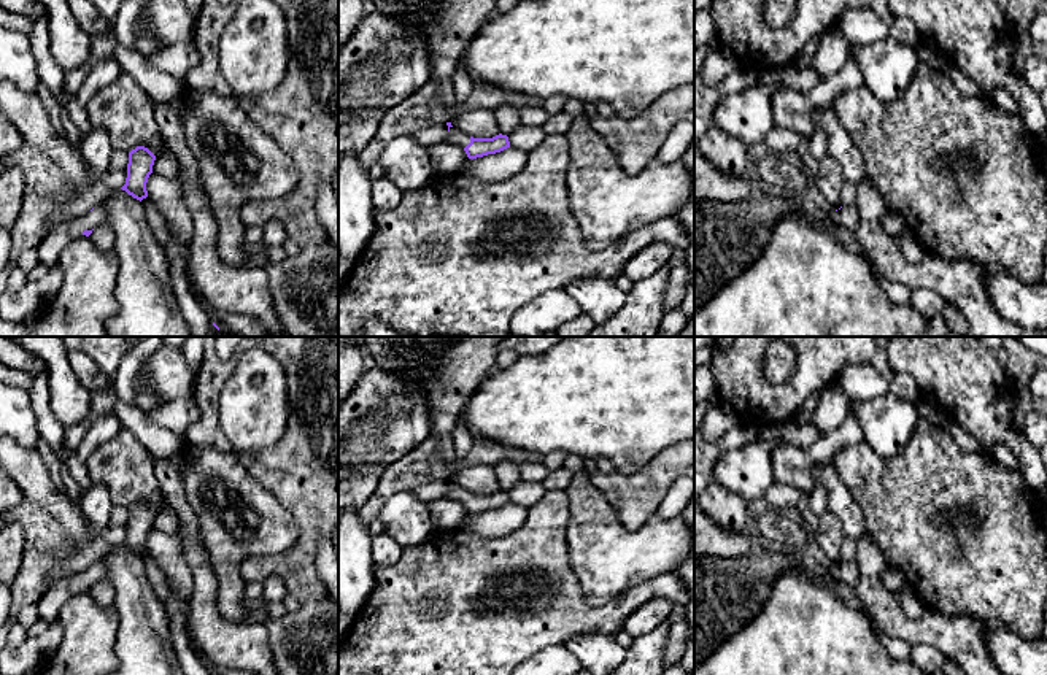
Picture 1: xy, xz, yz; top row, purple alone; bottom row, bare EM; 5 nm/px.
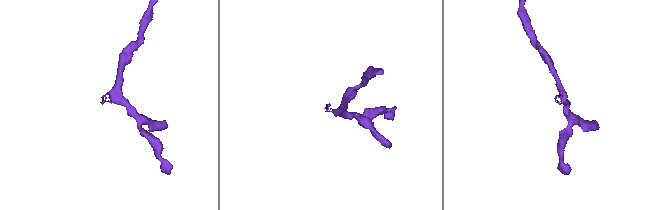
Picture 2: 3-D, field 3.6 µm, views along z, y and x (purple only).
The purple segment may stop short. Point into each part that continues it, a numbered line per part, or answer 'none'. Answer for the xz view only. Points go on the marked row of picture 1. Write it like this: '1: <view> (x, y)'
1: xz (455, 135)

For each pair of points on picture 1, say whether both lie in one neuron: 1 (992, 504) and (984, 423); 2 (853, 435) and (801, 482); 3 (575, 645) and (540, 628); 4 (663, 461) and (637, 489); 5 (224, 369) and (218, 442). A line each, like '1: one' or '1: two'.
1: two
2: one
3: two
4: one
5: one

